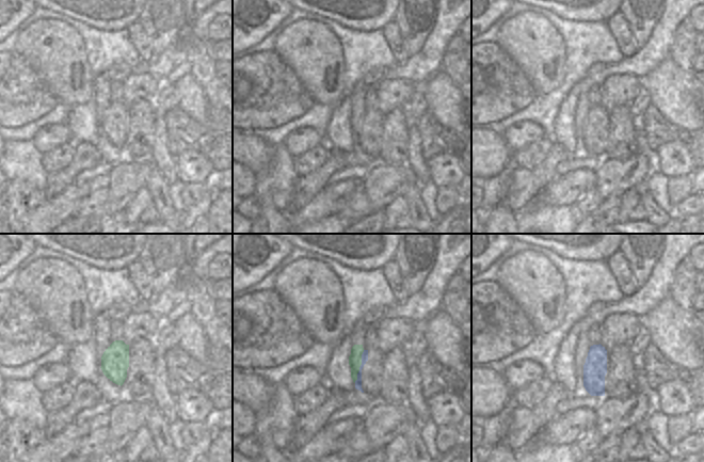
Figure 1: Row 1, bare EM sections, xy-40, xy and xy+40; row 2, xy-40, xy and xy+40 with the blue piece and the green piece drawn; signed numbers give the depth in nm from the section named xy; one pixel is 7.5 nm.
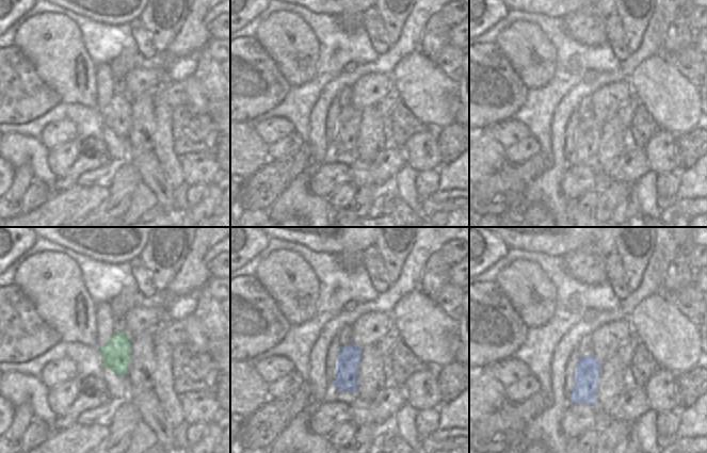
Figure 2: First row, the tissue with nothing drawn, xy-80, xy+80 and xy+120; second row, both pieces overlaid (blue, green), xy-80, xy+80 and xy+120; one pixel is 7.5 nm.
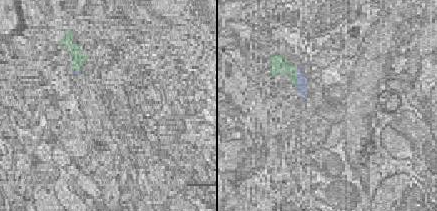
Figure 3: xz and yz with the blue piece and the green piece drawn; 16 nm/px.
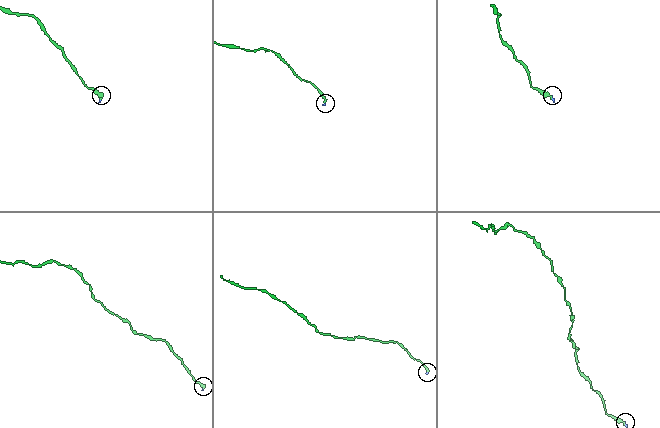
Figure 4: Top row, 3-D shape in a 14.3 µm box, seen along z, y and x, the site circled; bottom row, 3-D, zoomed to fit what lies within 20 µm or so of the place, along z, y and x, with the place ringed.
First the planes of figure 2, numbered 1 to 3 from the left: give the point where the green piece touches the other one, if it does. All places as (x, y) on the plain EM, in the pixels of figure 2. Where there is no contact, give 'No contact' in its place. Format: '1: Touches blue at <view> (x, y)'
1: No contact
2: No contact
3: No contact.

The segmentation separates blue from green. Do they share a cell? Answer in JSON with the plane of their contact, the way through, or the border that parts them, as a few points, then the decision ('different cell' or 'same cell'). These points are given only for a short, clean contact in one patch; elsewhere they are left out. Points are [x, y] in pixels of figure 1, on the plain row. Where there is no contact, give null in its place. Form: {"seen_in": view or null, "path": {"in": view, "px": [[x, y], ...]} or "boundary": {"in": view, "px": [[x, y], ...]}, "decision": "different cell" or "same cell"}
{"seen_in": "xy", "path": {"in": "xy", "px": [[365, 115], [361, 120], [361, 127], [355, 118]]}, "decision": "same cell"}

